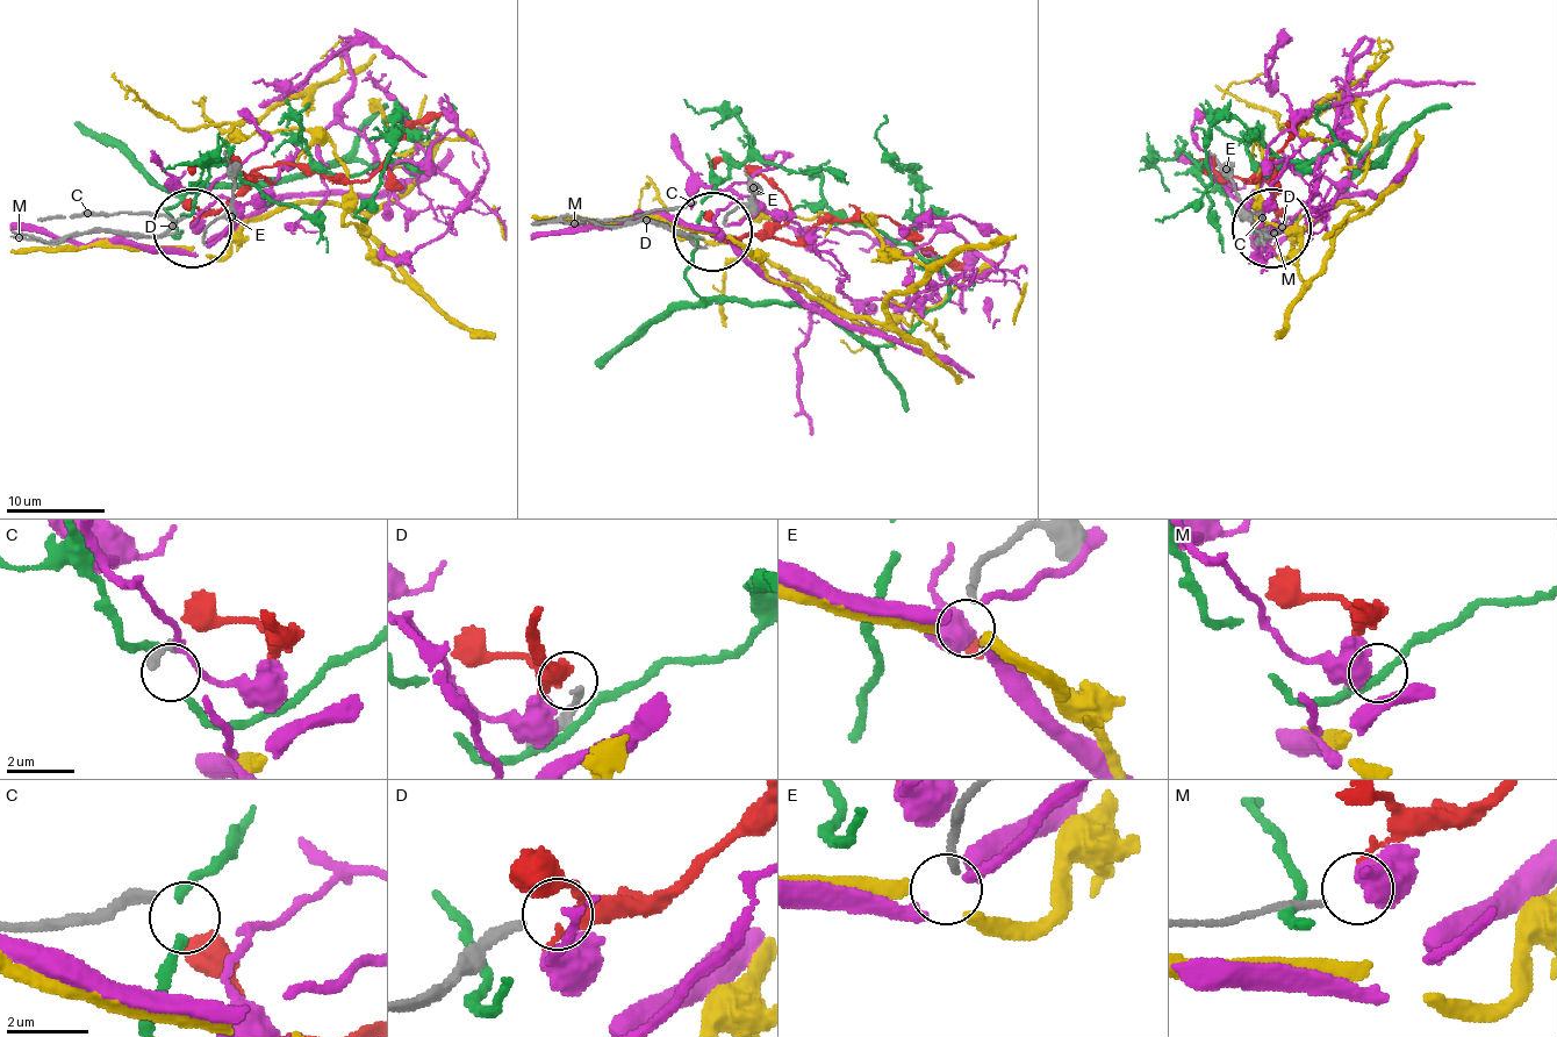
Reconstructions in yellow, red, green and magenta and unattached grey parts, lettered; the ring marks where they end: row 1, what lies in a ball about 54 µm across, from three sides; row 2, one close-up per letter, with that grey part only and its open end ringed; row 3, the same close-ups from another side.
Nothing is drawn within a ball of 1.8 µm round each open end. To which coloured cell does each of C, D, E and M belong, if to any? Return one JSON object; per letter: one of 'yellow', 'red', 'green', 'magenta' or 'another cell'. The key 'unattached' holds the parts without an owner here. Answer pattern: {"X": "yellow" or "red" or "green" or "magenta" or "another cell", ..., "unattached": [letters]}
{"C": "another cell", "D": "red", "E": "yellow", "M": "another cell", "unattached": ["C", "M"]}

